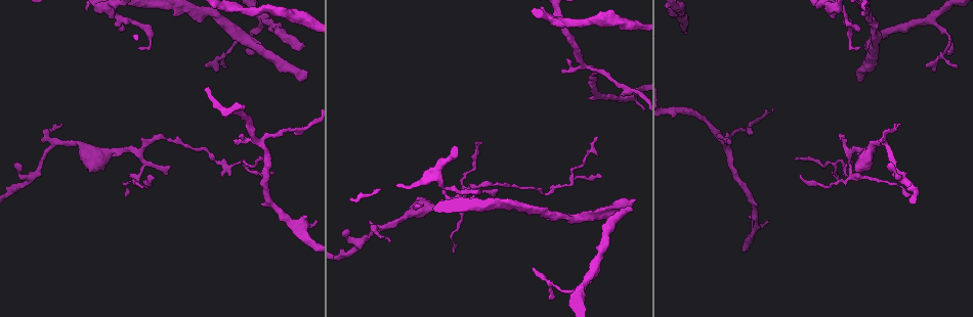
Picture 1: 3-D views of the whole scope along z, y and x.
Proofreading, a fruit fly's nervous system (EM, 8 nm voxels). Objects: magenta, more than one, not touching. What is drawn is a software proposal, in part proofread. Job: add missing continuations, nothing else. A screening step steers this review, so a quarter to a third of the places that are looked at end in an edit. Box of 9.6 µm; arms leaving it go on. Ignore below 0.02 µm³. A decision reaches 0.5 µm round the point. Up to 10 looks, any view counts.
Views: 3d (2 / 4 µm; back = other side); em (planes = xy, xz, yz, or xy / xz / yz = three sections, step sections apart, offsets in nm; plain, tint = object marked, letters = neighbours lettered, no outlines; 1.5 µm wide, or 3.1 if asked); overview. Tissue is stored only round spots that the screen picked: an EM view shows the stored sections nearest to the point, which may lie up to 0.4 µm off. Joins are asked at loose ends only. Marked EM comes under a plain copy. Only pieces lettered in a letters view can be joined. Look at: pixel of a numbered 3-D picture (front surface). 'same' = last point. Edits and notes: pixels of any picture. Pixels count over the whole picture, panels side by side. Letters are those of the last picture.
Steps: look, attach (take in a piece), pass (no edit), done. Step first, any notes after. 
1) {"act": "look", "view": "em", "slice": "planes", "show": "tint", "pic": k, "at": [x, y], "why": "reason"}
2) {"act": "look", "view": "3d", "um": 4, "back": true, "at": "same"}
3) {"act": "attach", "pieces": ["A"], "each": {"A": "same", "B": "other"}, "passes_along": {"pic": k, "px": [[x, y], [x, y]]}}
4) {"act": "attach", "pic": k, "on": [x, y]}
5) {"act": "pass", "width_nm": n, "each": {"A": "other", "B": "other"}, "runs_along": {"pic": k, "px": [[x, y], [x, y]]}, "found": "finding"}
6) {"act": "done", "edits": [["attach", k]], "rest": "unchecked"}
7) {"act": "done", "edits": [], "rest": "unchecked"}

{"act": "look", "view": "em", "slice": "xy", "step": 8, "show": "letters", "pic": 1, "at": [204, 65], "why": "thin end"}

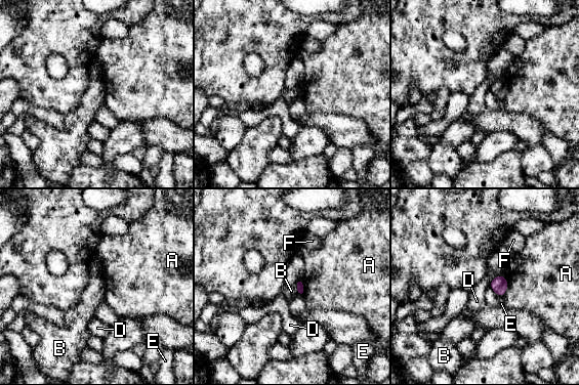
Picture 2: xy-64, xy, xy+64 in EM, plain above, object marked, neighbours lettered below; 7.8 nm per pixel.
{"act": "pass", "longest_contact_nm": ["A", 180], "each": {"A": "other", "B": "other", "D": "other", "E": "other", "F": "other"}, "border": {"pic": 2, "px": [[499, 274], [491, 281], [489, 286]]}, "found": "no lettered piece goes on from it"}

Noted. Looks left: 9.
{"act": "look", "view": "em", "slice": "xy", "step": 4, "show": "letters", "pic": 1, "at": [306, 72], "why": "free end"}

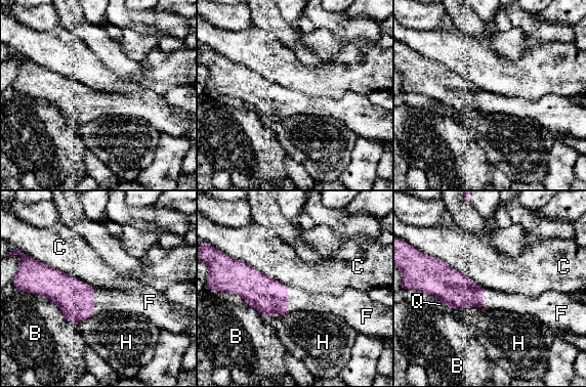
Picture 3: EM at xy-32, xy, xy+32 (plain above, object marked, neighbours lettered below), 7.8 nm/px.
{"act": "attach", "pieces": ["F"], "each": {"B": "other", "C": "other", "F": "same", "H": "other", "Q": "other"}, "passes_along": {"pic": 3, "px": [[74, 297], [93, 305], [107, 300]]}, "found": "the cell continues"}

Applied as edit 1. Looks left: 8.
{"act": "look", "view": "em", "slice": "planes", "show": "tint", "pic": 1, "at": [124, 29], "why": "free end"}

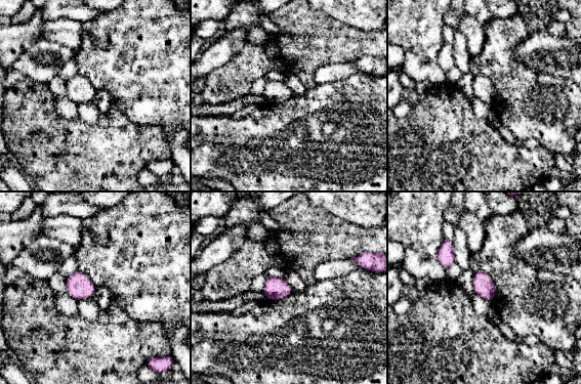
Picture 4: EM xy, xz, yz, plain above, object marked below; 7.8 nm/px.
{"act": "look", "view": "em", "slice": "planes", "show": "letters", "at": "same"}

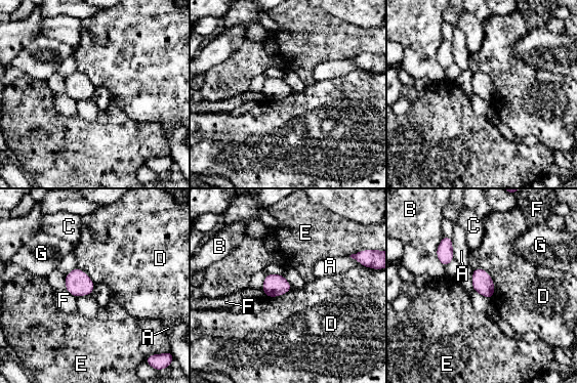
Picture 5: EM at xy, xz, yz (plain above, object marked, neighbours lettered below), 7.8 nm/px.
{"act": "pass", "each": {"A": "other", "B": "other", "C": "other", "D": "other", "E": "other", "F": "other", "G": "other"}, "found": "no lettered piece goes on from it"}

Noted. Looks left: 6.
{"act": "done", "edits": [["attach", 3]], "rest": "unchecked"}

